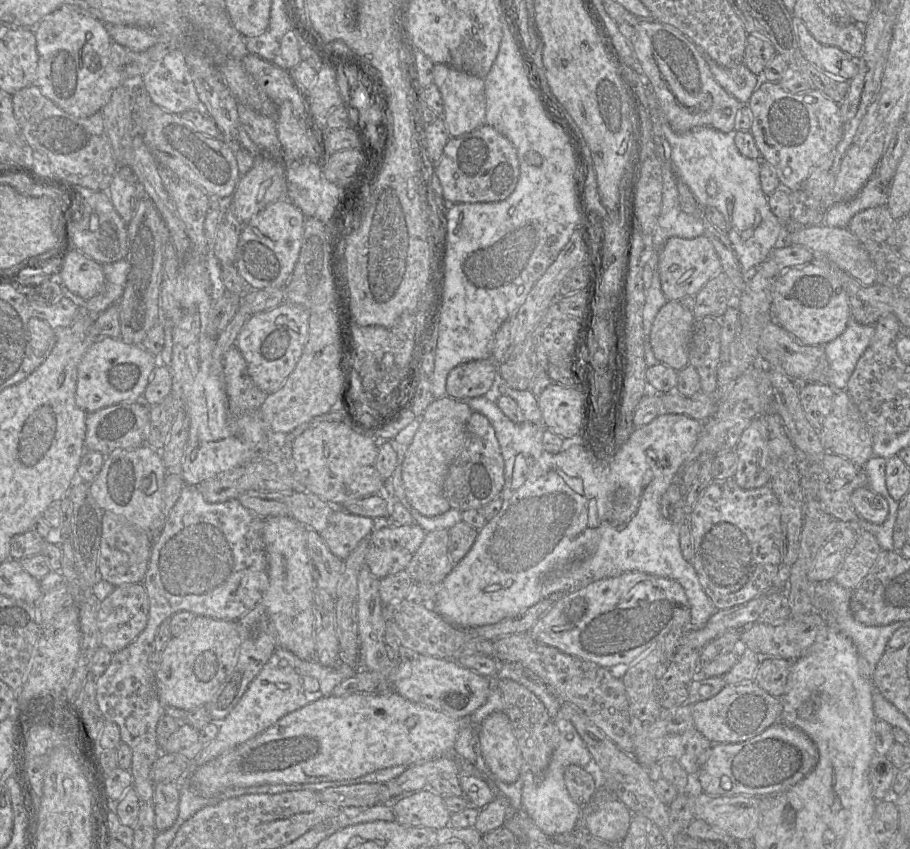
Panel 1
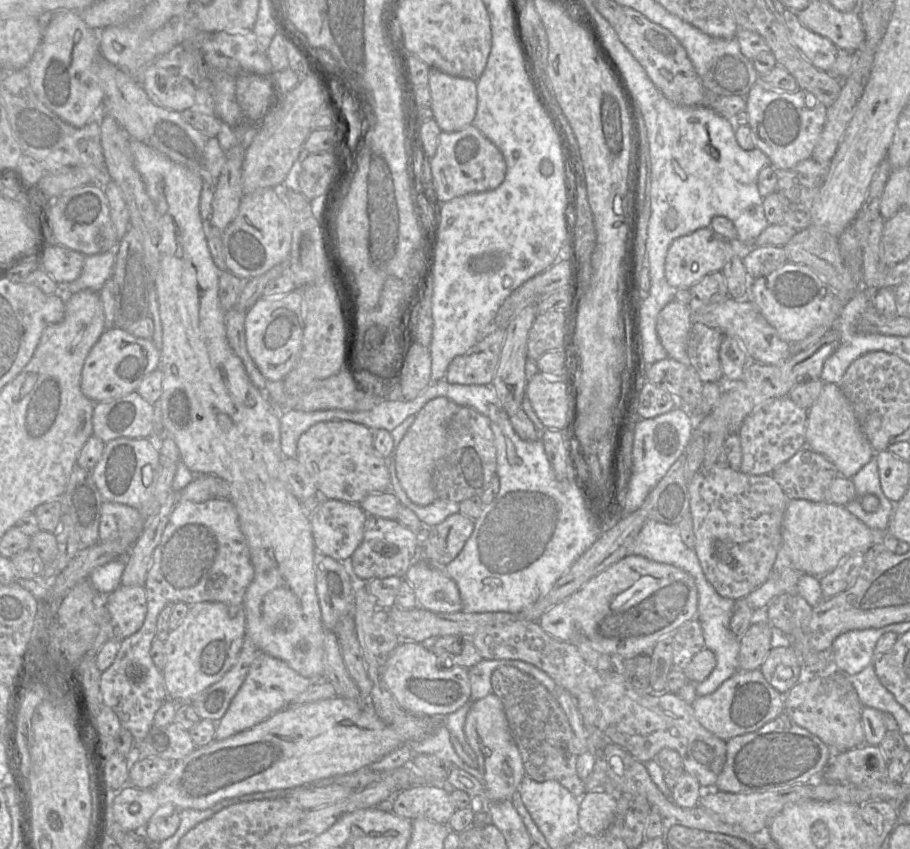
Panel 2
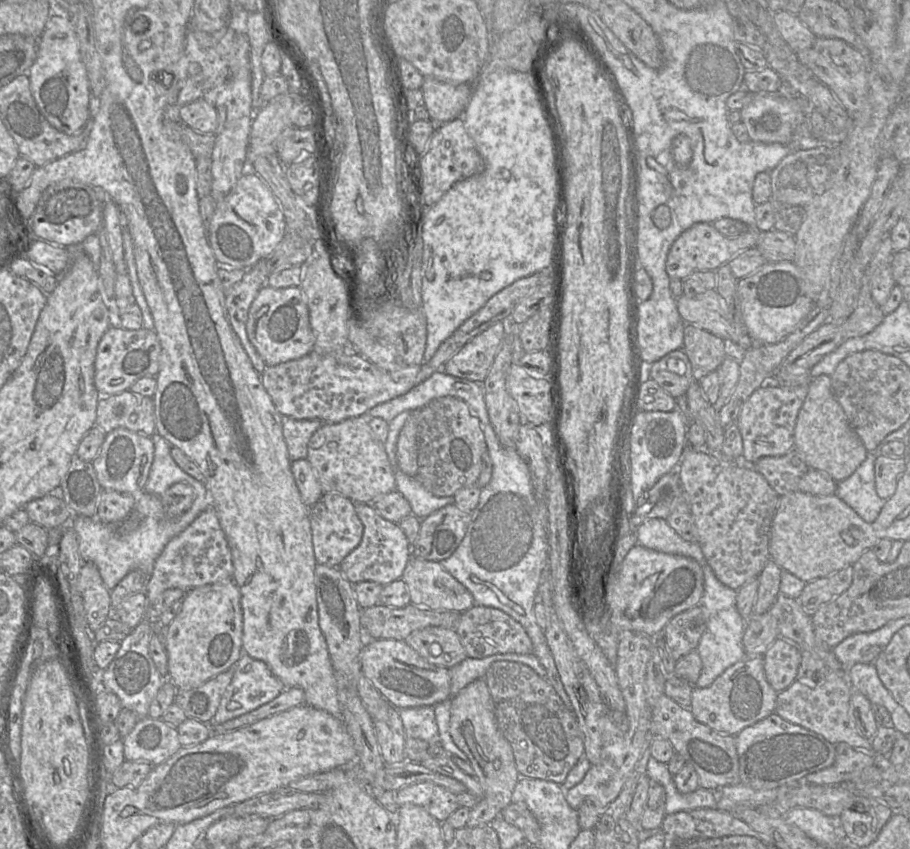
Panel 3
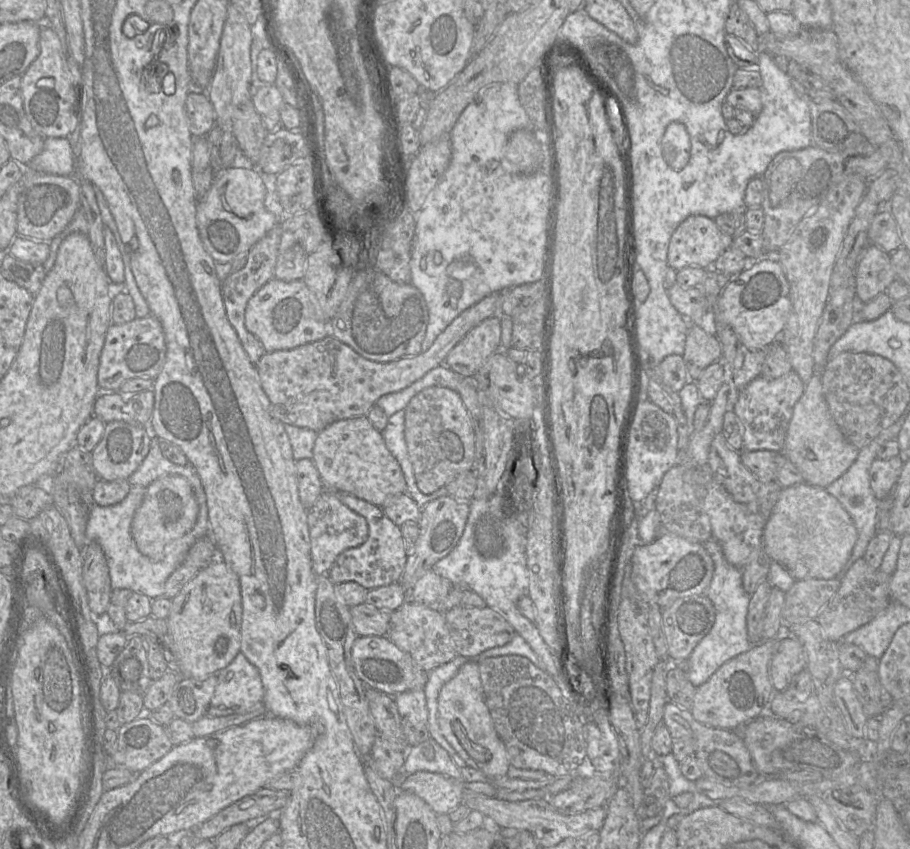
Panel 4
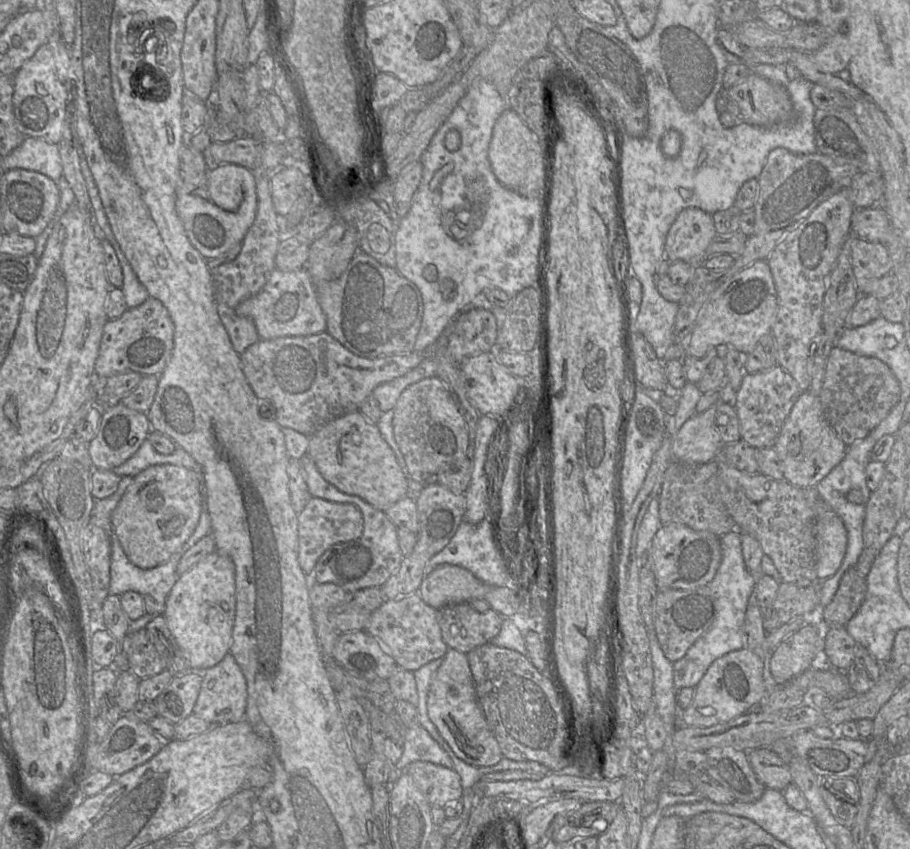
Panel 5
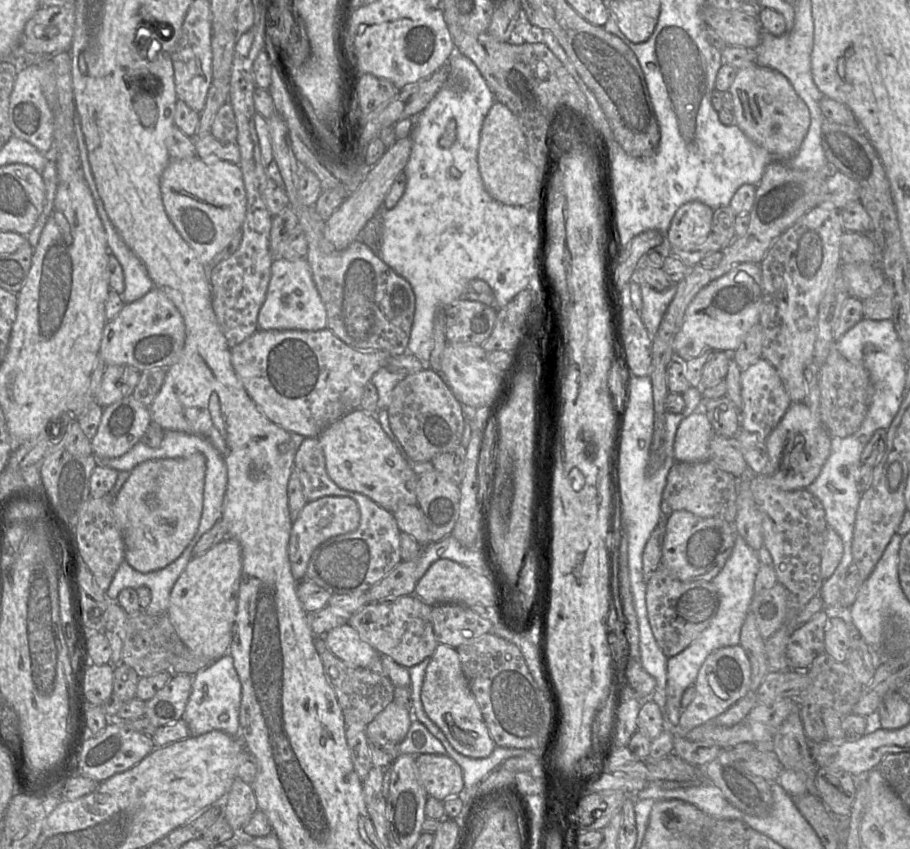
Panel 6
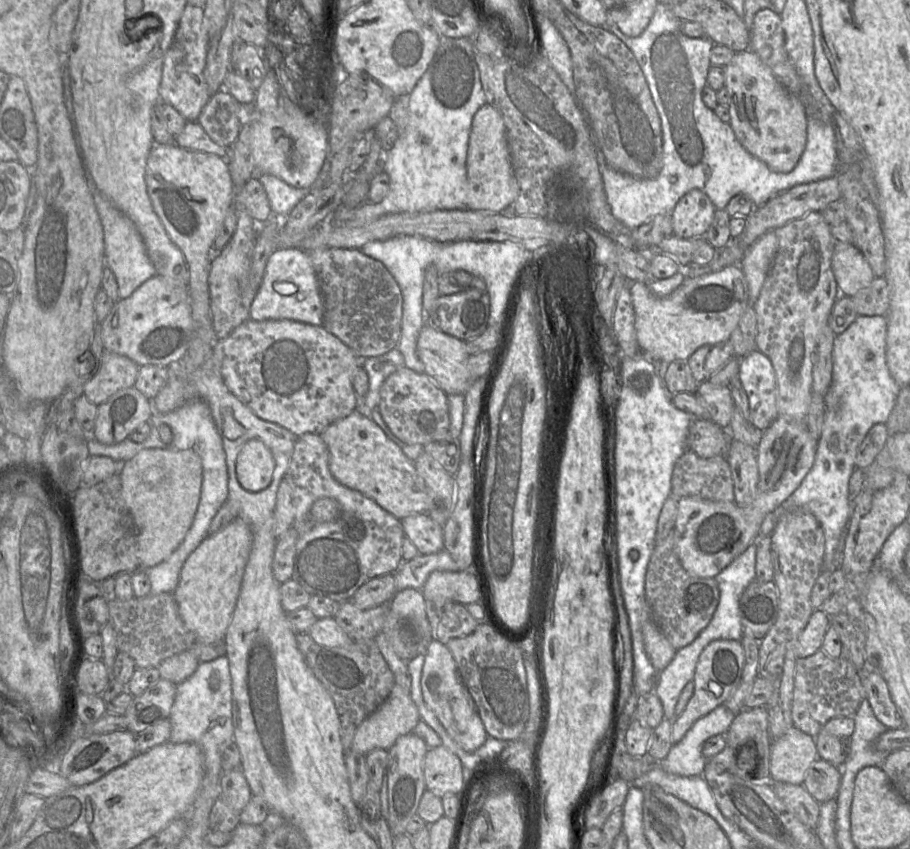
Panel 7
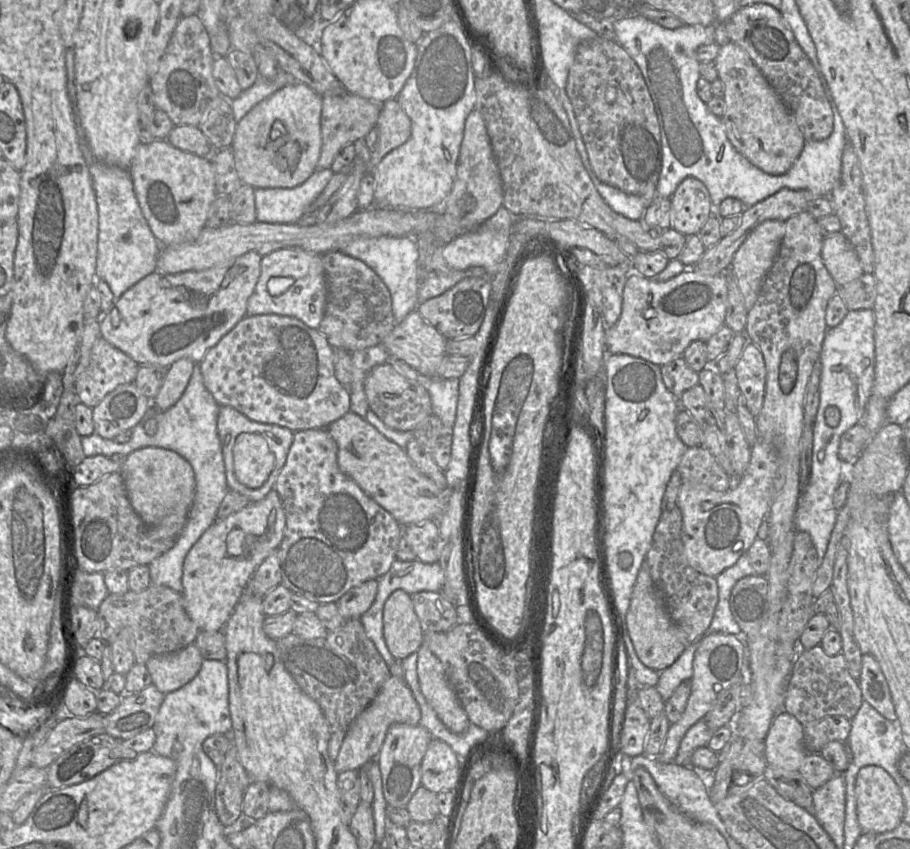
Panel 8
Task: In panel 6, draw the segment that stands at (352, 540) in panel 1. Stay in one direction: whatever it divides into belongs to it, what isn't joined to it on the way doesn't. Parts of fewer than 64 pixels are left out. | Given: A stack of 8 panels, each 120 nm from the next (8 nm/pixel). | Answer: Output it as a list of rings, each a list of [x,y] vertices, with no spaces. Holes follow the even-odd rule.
[[[325,496],[308,502],[293,522],[288,543],[288,558],[291,573],[297,581],[305,579],[309,560],[314,550],[328,539],[353,532],[360,522],[360,510],[349,497]]]

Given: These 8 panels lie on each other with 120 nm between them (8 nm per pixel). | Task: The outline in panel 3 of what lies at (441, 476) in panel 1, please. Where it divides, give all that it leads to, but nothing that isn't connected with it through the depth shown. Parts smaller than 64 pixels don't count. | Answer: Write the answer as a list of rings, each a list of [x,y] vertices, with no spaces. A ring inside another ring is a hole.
[[[420,410],[411,411],[397,441],[398,466],[410,477],[417,477],[418,474],[417,415]]]

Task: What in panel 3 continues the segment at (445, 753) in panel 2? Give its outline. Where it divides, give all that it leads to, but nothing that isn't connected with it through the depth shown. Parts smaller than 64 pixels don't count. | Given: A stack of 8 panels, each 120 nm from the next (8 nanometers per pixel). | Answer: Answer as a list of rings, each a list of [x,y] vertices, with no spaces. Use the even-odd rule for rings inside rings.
[[[434,706],[399,709],[399,713],[407,738],[440,743]]]

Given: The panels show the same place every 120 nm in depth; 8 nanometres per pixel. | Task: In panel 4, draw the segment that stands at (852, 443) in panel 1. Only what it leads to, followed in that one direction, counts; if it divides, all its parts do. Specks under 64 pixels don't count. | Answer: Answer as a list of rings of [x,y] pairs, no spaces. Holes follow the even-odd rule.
[[[815,372],[794,405],[782,453],[799,470],[805,483],[826,488],[849,469],[858,452],[833,420],[824,397],[821,372]]]

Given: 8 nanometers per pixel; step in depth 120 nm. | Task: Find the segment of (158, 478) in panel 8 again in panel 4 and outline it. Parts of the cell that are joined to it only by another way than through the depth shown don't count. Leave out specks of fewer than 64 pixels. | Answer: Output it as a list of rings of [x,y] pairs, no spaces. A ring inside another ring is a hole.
[[[167,475],[146,487],[146,493],[131,523],[131,534],[137,549],[144,556],[159,561],[164,548],[189,532],[197,520],[199,506],[186,478]]]

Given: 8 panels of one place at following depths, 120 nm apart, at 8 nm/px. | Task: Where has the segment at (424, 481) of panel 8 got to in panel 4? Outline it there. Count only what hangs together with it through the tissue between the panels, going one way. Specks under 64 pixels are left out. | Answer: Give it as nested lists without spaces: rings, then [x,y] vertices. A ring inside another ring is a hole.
[[[366,415],[338,420],[319,432],[312,460],[325,490],[348,493],[379,507],[383,507],[391,497],[406,493],[406,482],[397,460],[387,449],[382,433],[373,427]]]

